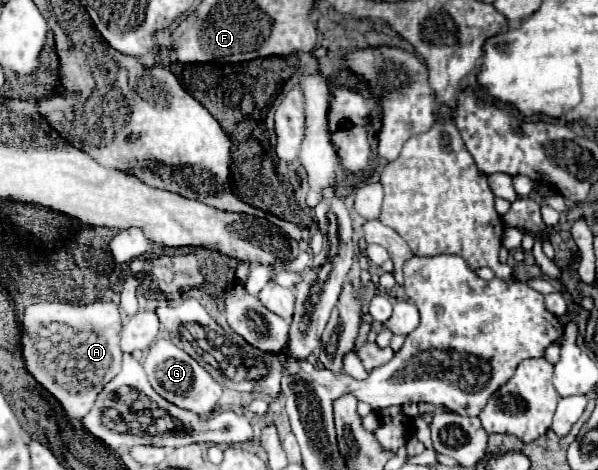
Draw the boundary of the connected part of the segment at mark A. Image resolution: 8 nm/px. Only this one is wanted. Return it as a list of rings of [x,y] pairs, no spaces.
[[[98,299],[88,305],[74,305],[74,303],[36,303],[30,305],[22,317],[22,359],[28,373],[62,405],[64,413],[70,419],[82,419],[88,409],[92,409],[100,389],[120,371],[122,365],[122,351],[120,351],[120,331],[122,331],[122,317],[120,309],[114,301]]]

